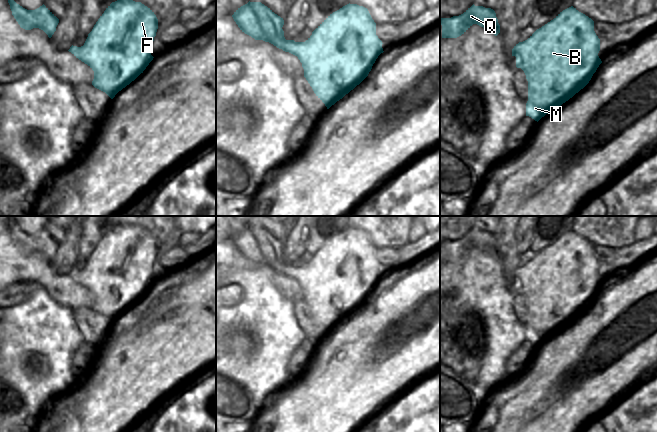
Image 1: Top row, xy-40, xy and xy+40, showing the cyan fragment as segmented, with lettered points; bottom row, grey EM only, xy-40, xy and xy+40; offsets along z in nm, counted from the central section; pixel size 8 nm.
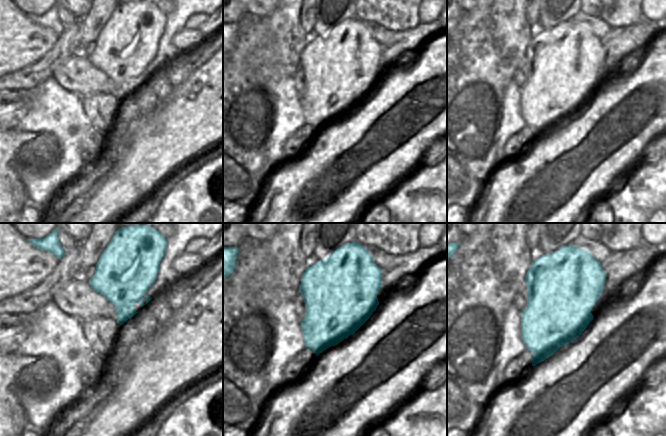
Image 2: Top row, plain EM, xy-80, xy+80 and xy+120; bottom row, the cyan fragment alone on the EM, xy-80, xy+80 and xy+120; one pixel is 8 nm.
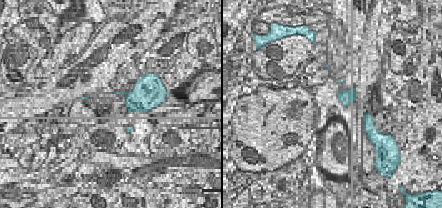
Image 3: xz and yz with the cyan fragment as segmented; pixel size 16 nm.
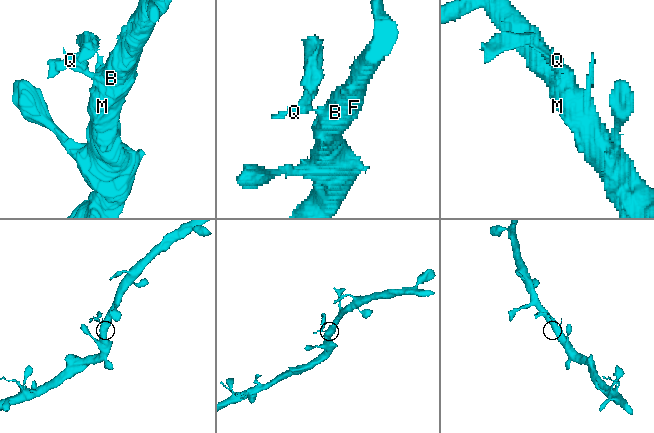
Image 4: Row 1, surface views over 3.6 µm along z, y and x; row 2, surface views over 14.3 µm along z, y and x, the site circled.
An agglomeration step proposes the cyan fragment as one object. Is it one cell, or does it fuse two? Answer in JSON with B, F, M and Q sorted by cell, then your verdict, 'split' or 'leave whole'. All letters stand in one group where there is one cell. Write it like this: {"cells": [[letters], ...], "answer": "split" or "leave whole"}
{"cells": [["B", "F", "M"], ["Q"]], "answer": "split"}

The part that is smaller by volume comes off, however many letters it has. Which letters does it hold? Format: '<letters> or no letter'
Q

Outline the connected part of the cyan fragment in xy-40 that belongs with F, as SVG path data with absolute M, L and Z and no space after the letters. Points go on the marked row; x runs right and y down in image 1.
M117 0L100 16L84 45L72 45L68 51L94 71L92 85L113 99L153 60L150 51L157 29L158 19L150 8L133 0Z

